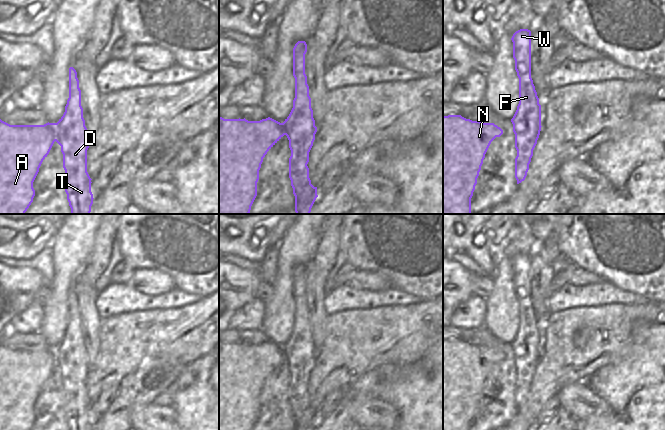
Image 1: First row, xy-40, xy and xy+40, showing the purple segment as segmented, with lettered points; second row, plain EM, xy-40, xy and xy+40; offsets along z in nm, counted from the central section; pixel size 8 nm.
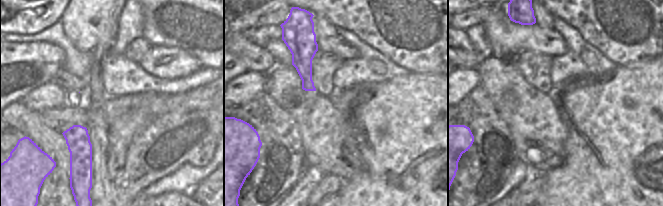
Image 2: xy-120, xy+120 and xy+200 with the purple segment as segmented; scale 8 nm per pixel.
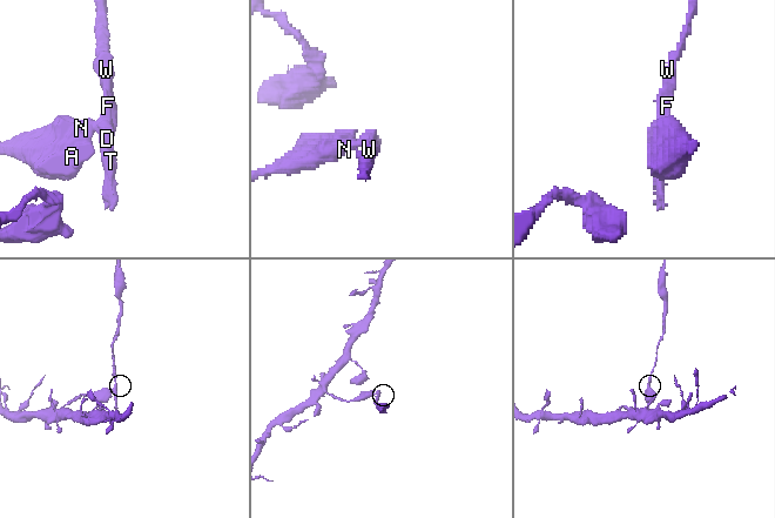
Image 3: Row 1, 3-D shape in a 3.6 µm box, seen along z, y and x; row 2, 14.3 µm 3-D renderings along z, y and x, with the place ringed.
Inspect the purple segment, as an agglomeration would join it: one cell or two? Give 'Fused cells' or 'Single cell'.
Fused cells.

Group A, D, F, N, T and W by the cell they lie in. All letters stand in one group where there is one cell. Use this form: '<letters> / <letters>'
A N / D F T W

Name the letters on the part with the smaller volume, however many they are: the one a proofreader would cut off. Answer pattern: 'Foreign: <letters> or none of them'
Foreign: D, F, T, W.

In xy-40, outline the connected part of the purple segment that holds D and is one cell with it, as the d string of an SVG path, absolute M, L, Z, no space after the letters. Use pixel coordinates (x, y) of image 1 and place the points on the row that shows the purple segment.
M73 67L69 68L69 98L64 114L55 126L55 141L61 146L61 152L63 154L65 192L71 208L71 214L90 214L94 199L91 192L92 179L87 172L87 150L90 144L83 118L79 80L77 78L77 72Z

